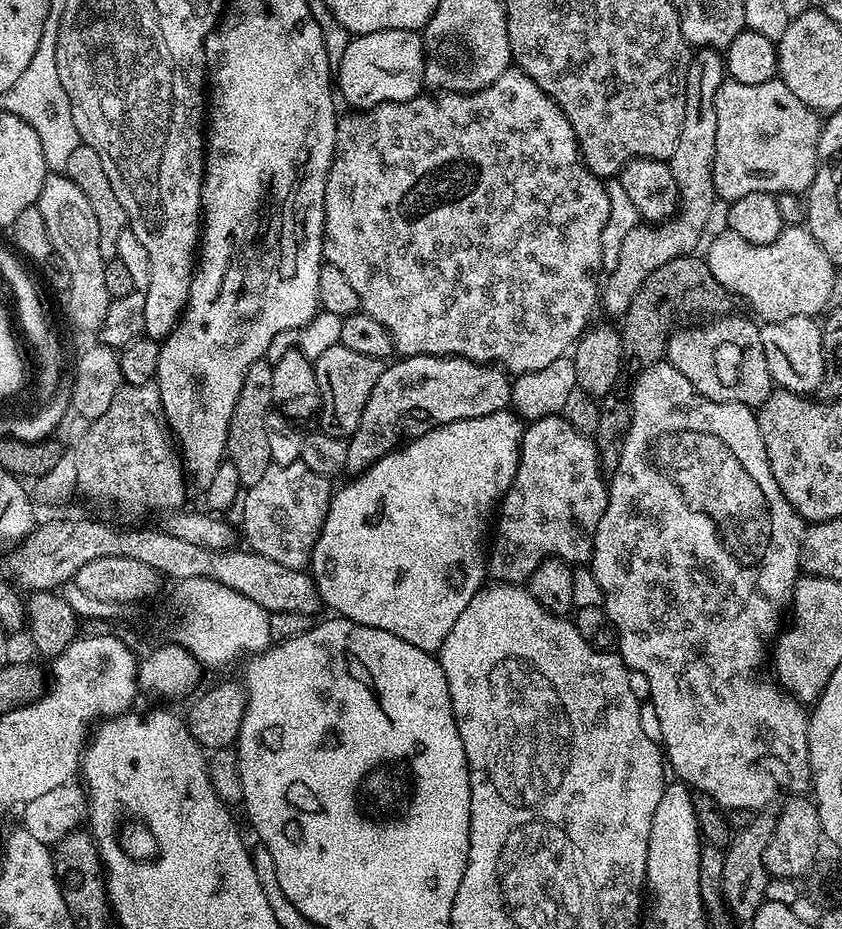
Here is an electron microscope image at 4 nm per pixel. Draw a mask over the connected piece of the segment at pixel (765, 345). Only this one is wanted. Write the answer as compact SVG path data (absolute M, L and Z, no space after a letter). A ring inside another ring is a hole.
M791 316L765 323L760 330L762 350L766 350L766 366L772 375L773 385L787 392L812 394L824 383L824 329L819 319L811 316Z

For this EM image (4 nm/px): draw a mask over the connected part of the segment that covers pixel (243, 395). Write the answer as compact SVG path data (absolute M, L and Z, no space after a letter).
M266 359L254 362L250 370L246 370L246 378L242 382L242 390L238 390L238 402L234 402L234 412L228 422L227 459L234 462L238 469L241 485L250 486L266 474L272 463L269 441L266 438L265 423L269 413L273 411L274 374L272 365Z

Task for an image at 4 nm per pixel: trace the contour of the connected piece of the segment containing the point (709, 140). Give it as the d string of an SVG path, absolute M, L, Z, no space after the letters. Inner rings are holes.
M697 48L691 53L686 70L686 110L682 114L682 134L678 134L678 146L674 146L674 154L671 158L672 173L674 182L678 186L680 195L680 207L675 216L655 226L641 222L637 224L630 234L626 234L622 242L622 250L618 256L618 266L612 268L608 273L608 281L602 284L602 308L605 308L610 315L616 318L623 317L625 310L630 306L638 286L658 270L658 266L666 266L679 256L687 256L697 251L700 244L700 235L712 216L712 207L718 204L718 197L714 190L712 181L712 167L714 166L714 138L718 138L718 110L714 110L714 102L718 98L718 90L723 86L726 79L724 57L714 48Z

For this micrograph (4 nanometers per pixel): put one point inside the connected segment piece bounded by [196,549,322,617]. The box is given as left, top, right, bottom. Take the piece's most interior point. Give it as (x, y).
(275, 588)

